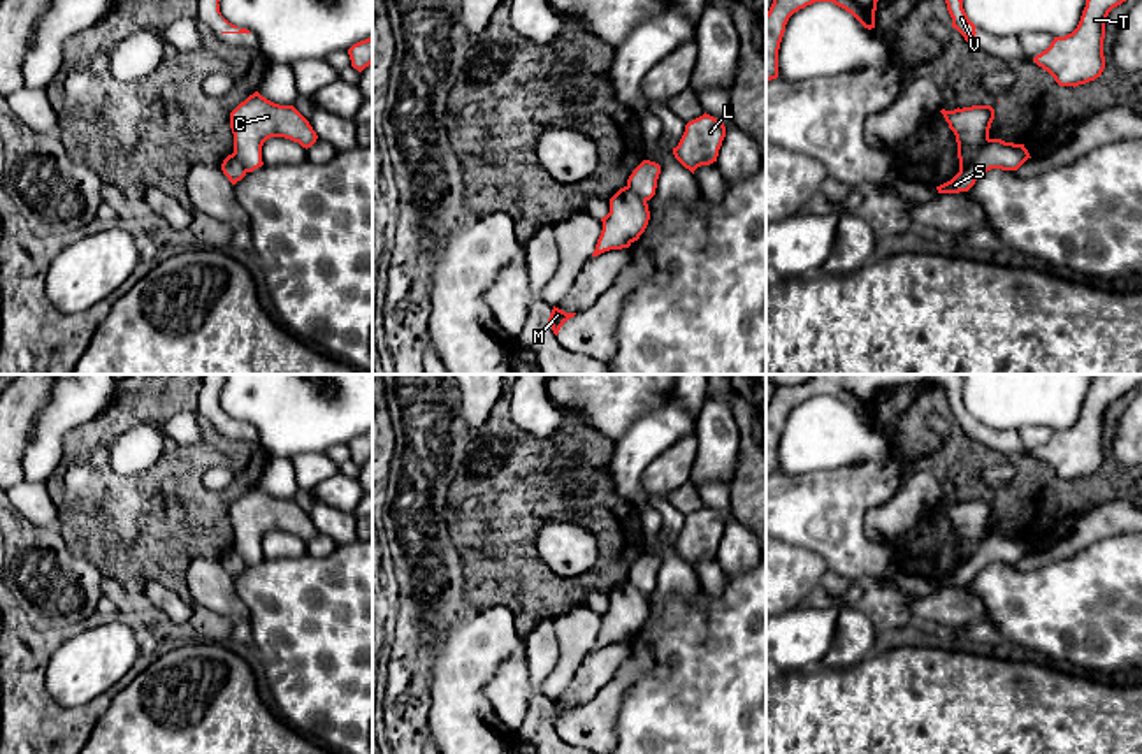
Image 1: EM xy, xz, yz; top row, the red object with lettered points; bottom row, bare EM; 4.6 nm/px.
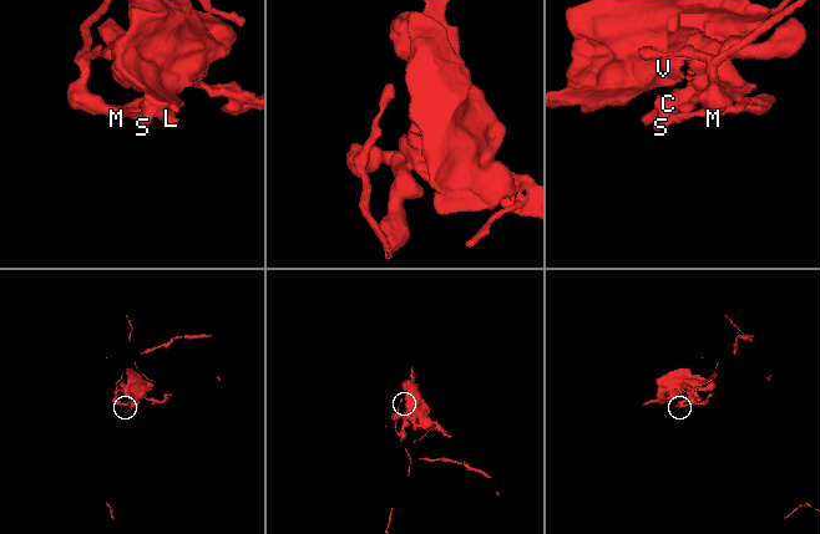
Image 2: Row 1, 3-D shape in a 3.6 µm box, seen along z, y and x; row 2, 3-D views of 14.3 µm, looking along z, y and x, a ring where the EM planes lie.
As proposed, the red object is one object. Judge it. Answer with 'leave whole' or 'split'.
split

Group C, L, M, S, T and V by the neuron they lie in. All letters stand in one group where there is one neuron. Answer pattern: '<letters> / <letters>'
C L T V / M S

